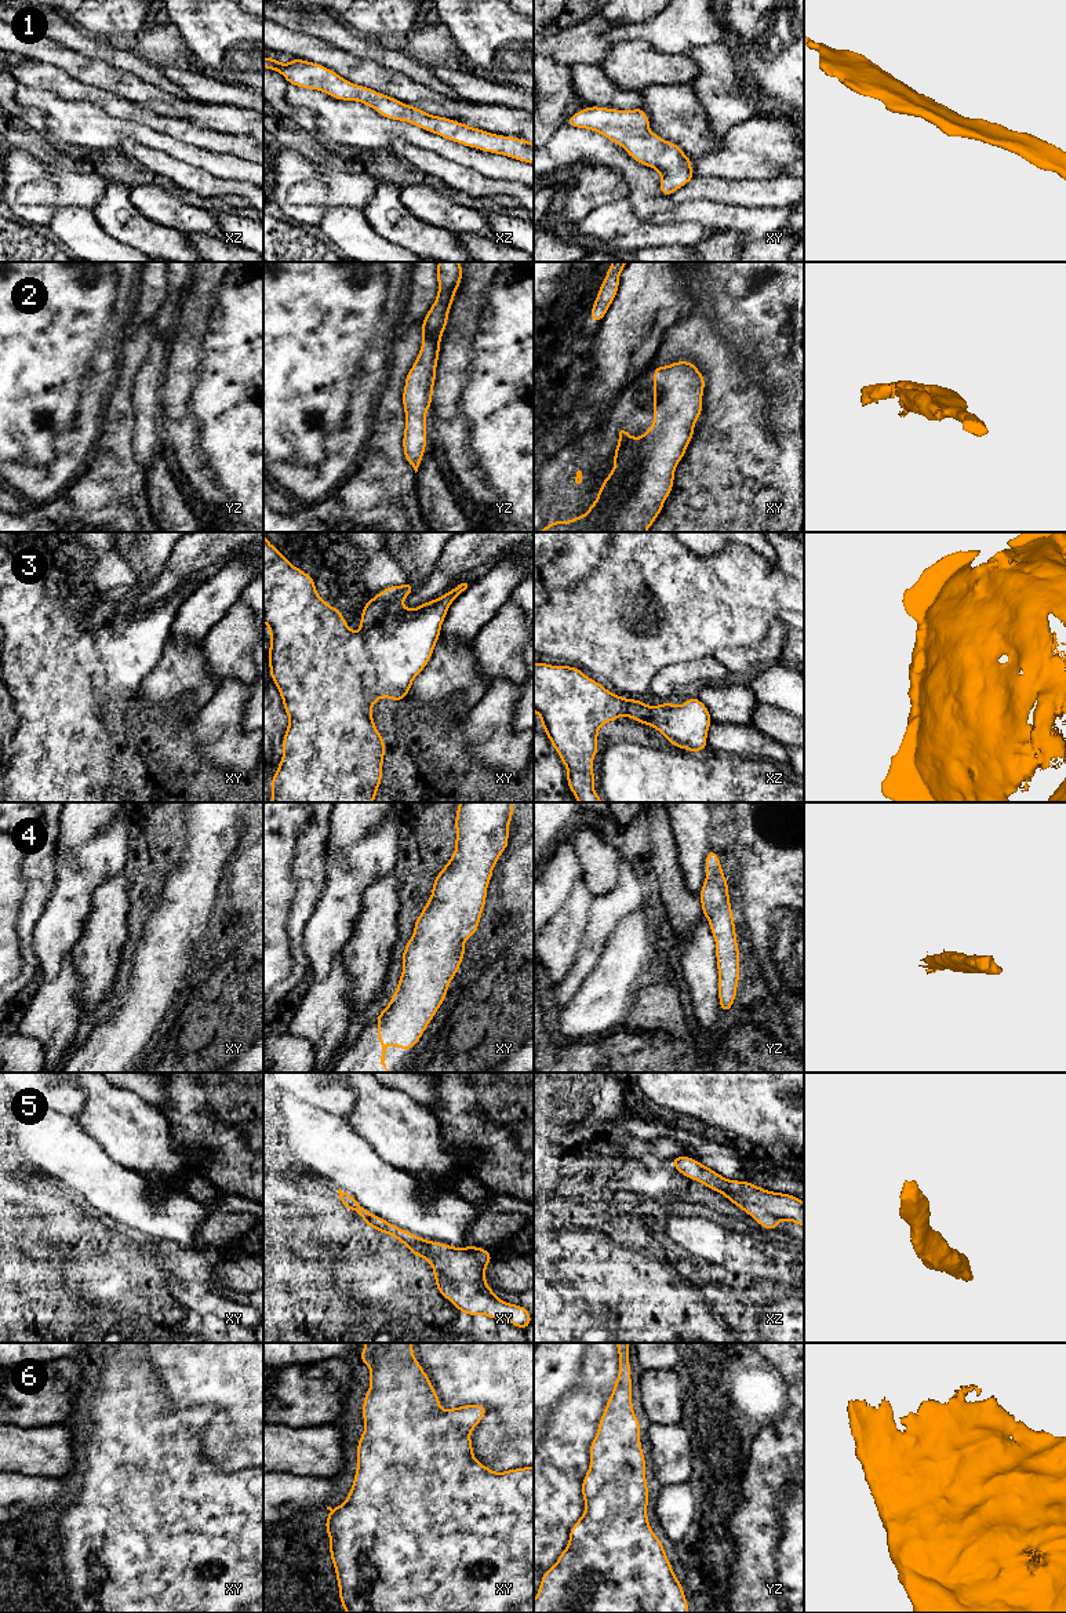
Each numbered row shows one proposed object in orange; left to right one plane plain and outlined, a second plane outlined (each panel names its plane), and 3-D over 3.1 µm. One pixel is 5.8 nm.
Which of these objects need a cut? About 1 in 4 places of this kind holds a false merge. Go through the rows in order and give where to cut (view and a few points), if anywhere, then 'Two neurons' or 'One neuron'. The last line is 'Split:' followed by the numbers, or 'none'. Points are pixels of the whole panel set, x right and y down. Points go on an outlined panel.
1: No split. One neuron
2: No split. One neuron
3: No split. One neuron
4: No split. One neuron
5: No split. One neuron
6: No split. One neuron
Split: none

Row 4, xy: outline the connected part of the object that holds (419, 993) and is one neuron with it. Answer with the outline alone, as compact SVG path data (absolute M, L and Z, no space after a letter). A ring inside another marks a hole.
M459 802L455 818L455 852L436 875L430 899L415 920L414 933L404 953L399 984L388 1006L376 1016L381 1064L386 1068L388 1045L412 1049L445 1000L448 986L465 957L465 942L476 935L487 900L494 866L509 846L513 802Z

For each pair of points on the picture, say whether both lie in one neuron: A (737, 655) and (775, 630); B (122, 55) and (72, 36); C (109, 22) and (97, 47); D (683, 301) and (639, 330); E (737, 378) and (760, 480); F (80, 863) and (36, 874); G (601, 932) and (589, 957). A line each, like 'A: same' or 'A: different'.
A: same
B: same
C: different
D: same
E: same
F: different
G: same

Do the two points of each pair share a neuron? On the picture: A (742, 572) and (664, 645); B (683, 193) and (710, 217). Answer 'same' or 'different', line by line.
A: same
B: different

